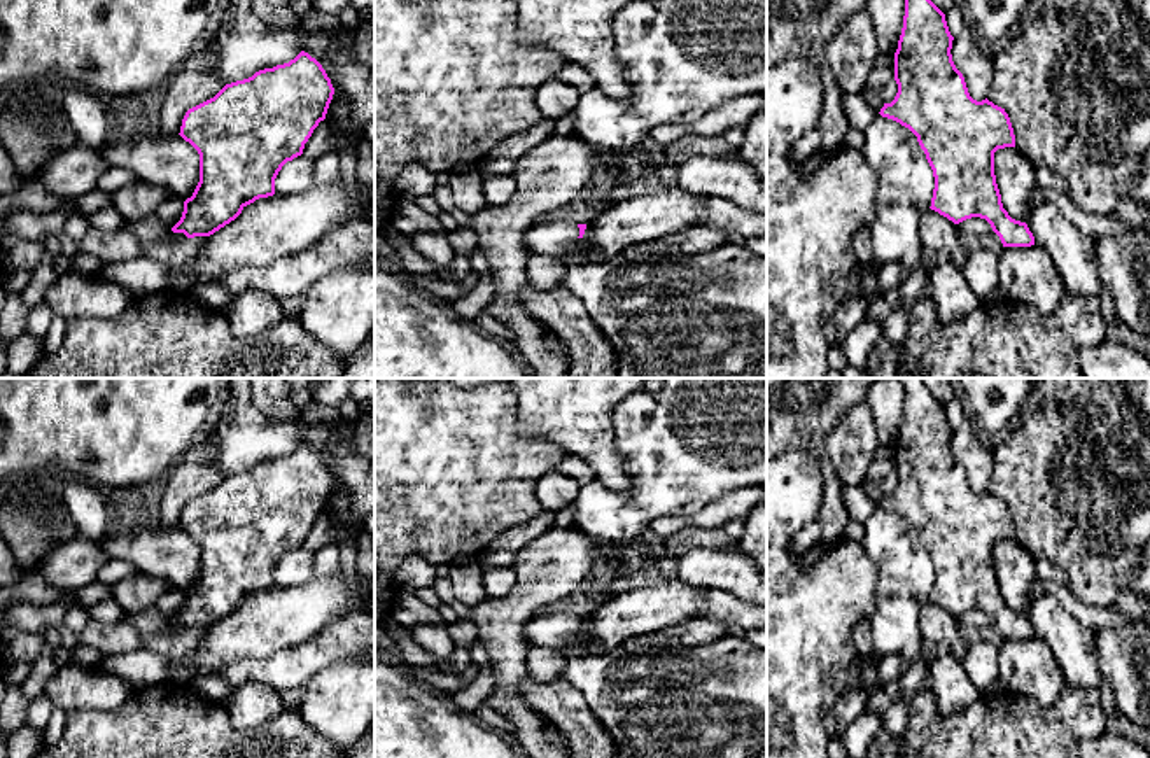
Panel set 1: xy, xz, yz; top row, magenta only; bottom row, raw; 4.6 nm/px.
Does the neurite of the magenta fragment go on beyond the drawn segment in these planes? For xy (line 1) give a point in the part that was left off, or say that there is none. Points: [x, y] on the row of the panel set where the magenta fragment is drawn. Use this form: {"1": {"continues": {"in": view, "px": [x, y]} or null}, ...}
{"1": {"continues": {"in": "xy", "px": [172, 235]}}}

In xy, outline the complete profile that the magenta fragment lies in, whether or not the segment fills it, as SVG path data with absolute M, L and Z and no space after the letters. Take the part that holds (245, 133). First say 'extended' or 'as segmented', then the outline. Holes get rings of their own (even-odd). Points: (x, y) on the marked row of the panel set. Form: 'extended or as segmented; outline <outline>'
extended; outline M301 51L294 60L226 84L214 98L189 109L180 137L200 154L200 182L184 201L180 221L168 226L168 240L210 236L259 198L275 194L275 179L287 161L303 154L305 144L326 119L334 88L322 65Z

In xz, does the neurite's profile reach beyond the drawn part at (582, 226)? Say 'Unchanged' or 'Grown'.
Grown

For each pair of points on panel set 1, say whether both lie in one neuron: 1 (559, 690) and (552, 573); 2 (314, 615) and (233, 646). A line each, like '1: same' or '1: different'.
1: different
2: same

